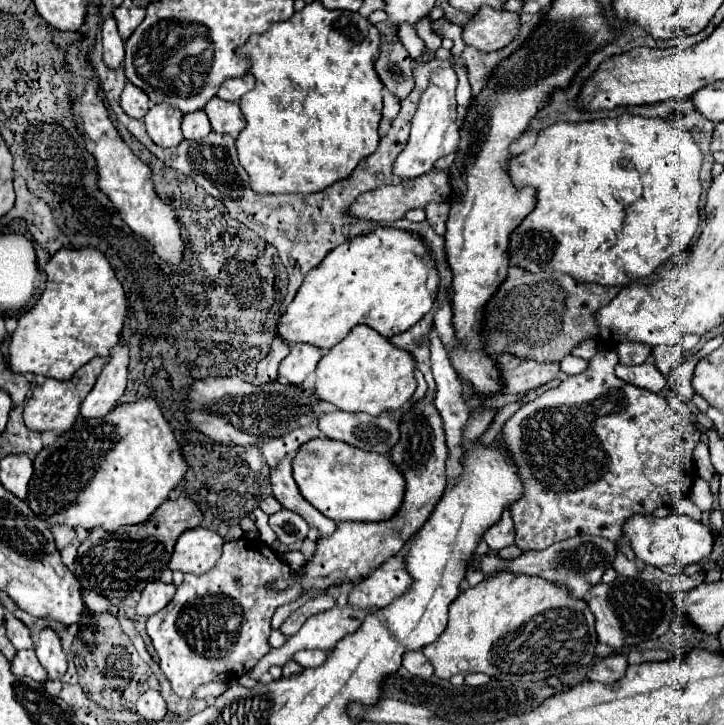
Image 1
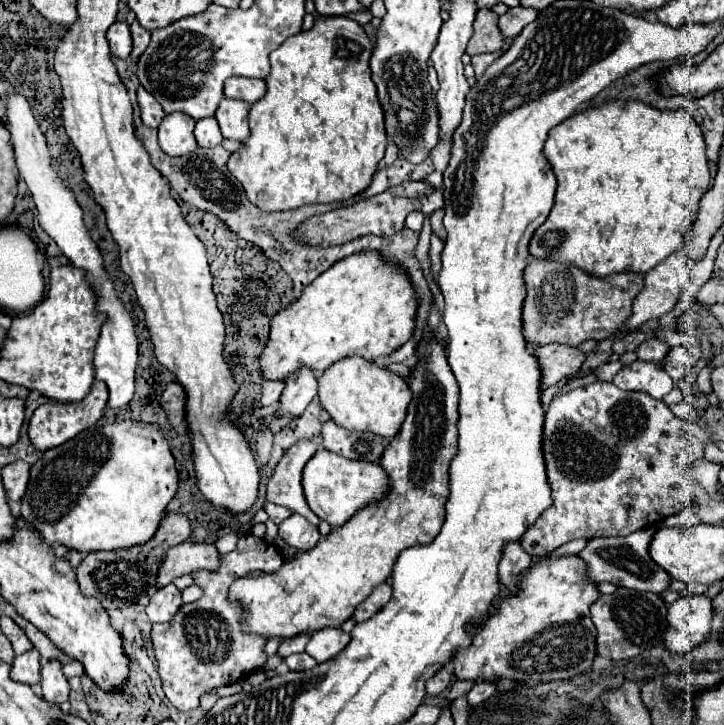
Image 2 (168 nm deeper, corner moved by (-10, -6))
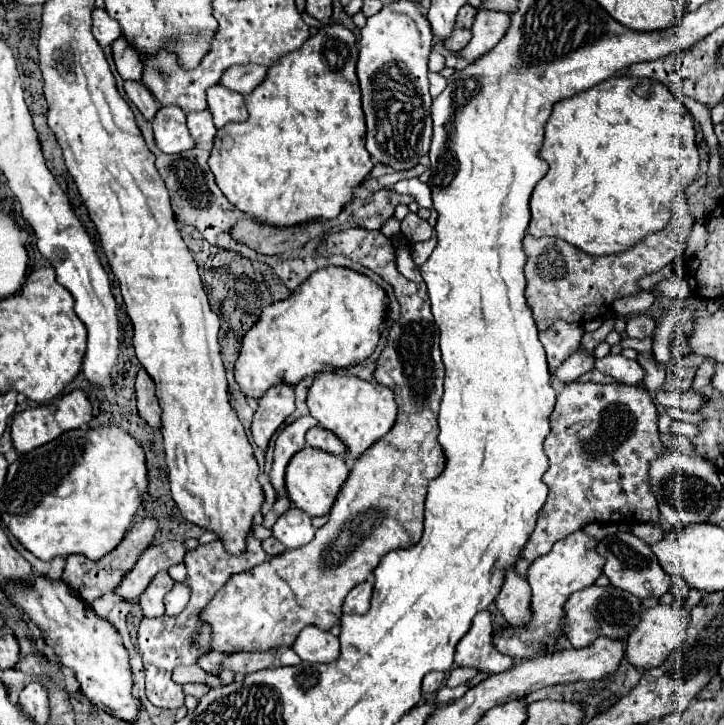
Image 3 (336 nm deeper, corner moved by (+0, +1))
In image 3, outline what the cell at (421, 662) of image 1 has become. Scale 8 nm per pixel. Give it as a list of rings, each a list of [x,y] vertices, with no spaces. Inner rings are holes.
[[[431,671],[423,679],[423,693],[435,693],[435,691],[439,691],[443,687],[443,683],[445,683],[445,673]]]

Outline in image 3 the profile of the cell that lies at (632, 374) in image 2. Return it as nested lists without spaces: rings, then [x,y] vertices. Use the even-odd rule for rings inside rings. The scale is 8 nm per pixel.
[[[607,355],[603,359],[597,359],[595,367],[623,385],[639,385],[645,379],[645,369],[639,365],[639,361],[625,359],[623,355]]]

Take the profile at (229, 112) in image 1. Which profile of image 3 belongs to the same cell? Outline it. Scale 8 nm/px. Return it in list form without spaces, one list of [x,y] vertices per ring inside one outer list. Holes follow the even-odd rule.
[[[223,85],[209,87],[207,105],[209,105],[209,111],[213,115],[217,129],[221,129],[229,121],[245,121],[247,119],[245,97],[237,91],[225,89]]]

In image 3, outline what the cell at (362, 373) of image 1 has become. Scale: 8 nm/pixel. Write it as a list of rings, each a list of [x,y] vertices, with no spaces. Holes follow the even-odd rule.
[[[325,369],[317,373],[307,395],[309,413],[321,427],[333,431],[347,445],[349,455],[359,457],[377,439],[381,439],[395,423],[397,403],[391,387],[381,387],[373,381],[363,381],[357,375],[349,375],[345,369]]]

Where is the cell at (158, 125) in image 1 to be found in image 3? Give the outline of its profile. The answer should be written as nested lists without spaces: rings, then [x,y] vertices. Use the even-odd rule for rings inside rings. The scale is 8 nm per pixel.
[[[161,107],[151,123],[155,143],[163,153],[181,153],[195,145],[185,125],[185,113],[179,107]]]

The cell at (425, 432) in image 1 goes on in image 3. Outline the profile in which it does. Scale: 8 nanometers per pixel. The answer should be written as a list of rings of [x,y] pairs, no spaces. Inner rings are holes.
[[[347,229],[339,233],[331,233],[325,243],[321,243],[321,255],[343,253],[371,271],[383,275],[387,283],[395,289],[395,295],[401,305],[401,319],[391,327],[387,335],[387,345],[377,359],[375,381],[387,385],[395,391],[395,401],[399,407],[397,421],[391,431],[373,443],[353,465],[349,479],[345,481],[331,513],[329,521],[317,529],[315,537],[299,547],[285,551],[281,555],[273,555],[265,563],[257,567],[237,573],[229,577],[229,583],[221,587],[201,611],[201,619],[213,627],[213,649],[215,651],[265,651],[271,647],[289,647],[293,645],[295,637],[305,625],[317,625],[329,631],[341,617],[341,605],[347,593],[359,585],[361,581],[369,579],[381,557],[399,547],[413,547],[423,535],[423,503],[427,495],[427,483],[435,479],[445,463],[441,447],[437,443],[439,427],[437,427],[437,411],[443,395],[443,363],[439,353],[439,329],[431,315],[429,295],[425,283],[413,283],[405,279],[395,265],[395,253],[391,247],[391,239],[387,239],[381,231],[367,231],[367,229]]]

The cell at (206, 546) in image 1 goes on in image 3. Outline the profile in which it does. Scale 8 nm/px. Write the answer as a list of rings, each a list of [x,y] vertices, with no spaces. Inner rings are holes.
[[[167,541],[161,545],[149,547],[141,555],[141,559],[133,567],[133,571],[129,571],[129,575],[125,575],[123,583],[115,589],[115,593],[119,593],[123,599],[135,601],[161,569],[169,569],[171,565],[181,563],[185,553],[187,553],[187,549],[185,549],[185,543],[181,543],[181,541]]]

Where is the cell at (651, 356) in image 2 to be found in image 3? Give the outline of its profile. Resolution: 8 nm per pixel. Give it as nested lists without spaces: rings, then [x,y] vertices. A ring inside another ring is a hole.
[[[647,315],[627,319],[627,335],[633,337],[633,339],[651,337],[653,331],[655,331],[655,321],[651,317],[647,317]]]

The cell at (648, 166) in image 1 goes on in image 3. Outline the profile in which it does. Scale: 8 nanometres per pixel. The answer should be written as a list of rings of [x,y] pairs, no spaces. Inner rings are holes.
[[[611,77],[597,87],[577,93],[569,99],[563,99],[553,105],[553,113],[545,125],[545,139],[541,145],[541,157],[549,163],[547,175],[537,183],[533,197],[531,197],[531,223],[529,223],[529,233],[533,237],[557,237],[573,247],[579,247],[587,255],[613,255],[621,253],[641,239],[645,239],[651,233],[663,231],[669,225],[669,219],[673,215],[673,199],[683,195],[685,189],[693,183],[697,171],[699,171],[699,153],[697,153],[697,143],[695,143],[695,121],[693,115],[681,105],[681,101],[661,83],[653,79],[641,79],[641,77]]]

